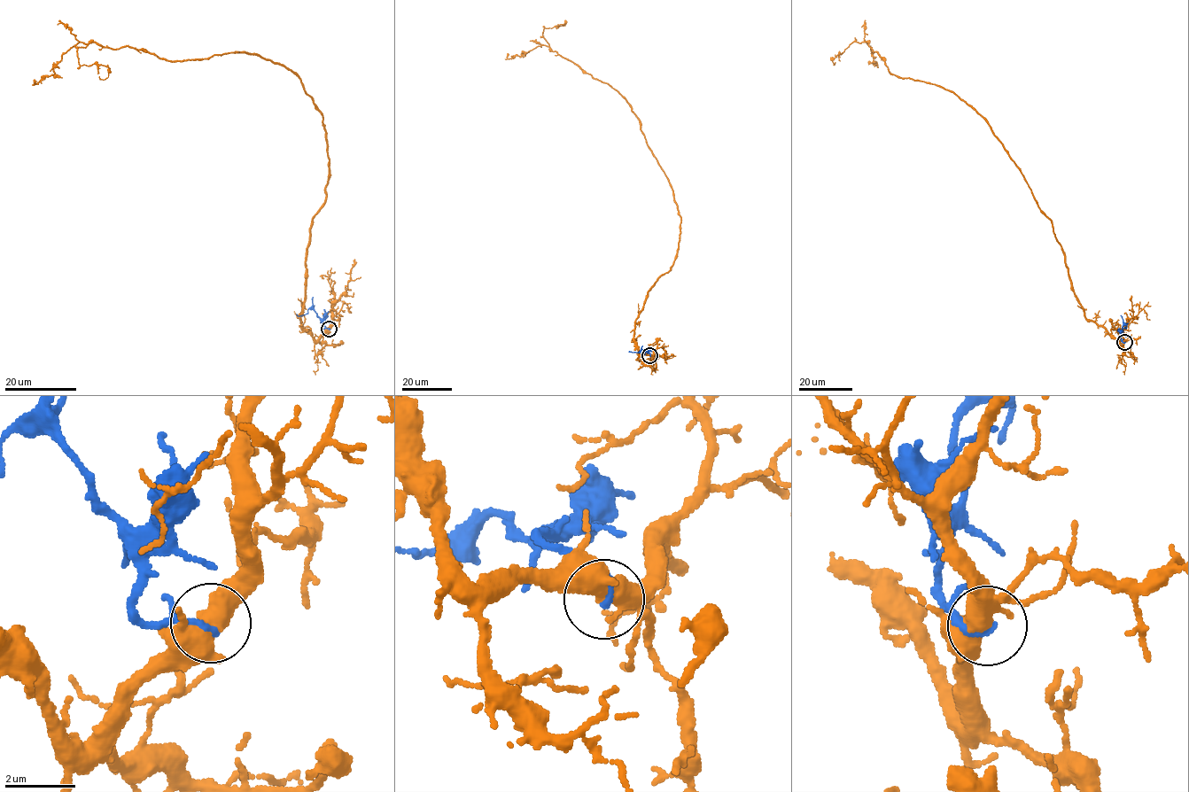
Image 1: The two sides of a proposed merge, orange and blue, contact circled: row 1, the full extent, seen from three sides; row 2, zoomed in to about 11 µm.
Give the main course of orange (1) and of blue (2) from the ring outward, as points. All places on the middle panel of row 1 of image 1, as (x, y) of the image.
1: (650, 356), (639, 353), (635, 322), (675, 259), (681, 218), (632, 106), (543, 36), (564, 22), (557, 25)
2: (650, 356), (641, 349), (628, 352)

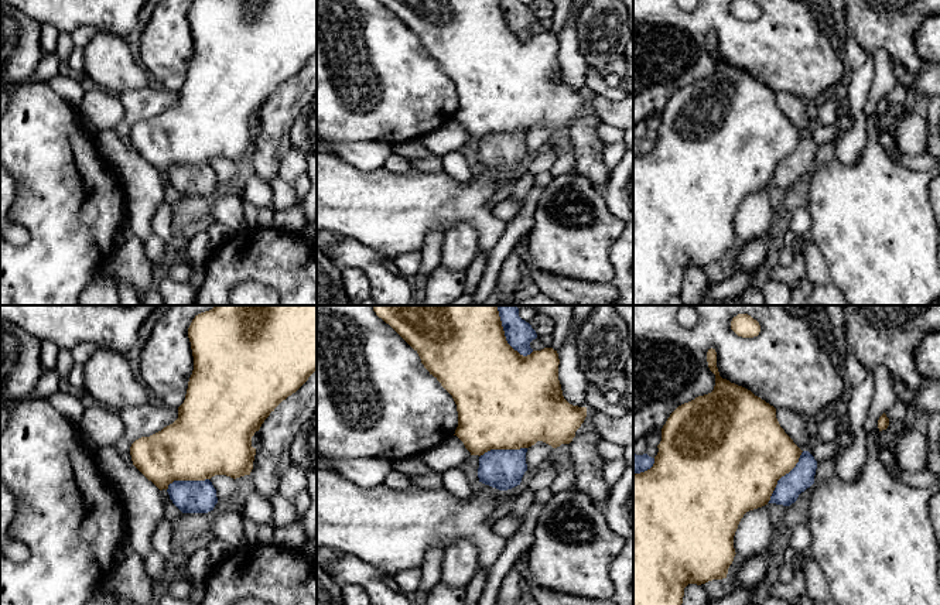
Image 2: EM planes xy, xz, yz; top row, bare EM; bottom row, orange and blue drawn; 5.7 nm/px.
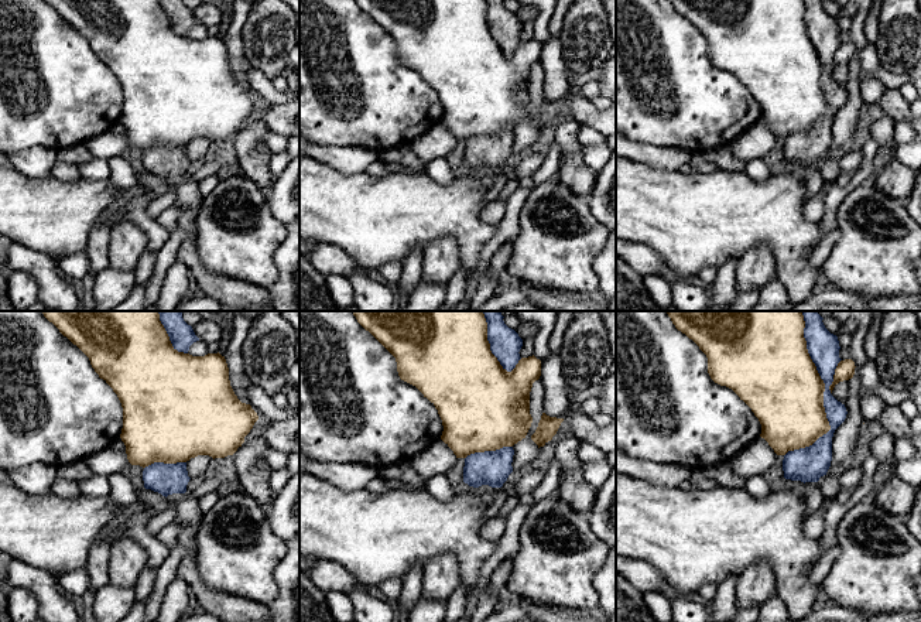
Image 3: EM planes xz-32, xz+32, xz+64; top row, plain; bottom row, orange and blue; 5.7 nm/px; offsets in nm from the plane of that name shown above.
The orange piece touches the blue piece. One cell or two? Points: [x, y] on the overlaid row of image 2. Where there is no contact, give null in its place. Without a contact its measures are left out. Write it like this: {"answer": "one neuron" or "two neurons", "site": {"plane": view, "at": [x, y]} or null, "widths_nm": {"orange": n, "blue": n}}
{"answer": "two neurons", "site": {"plane": "xz", "at": [503, 335]}, "widths_nm": {"orange": 500, "blue": 160}}

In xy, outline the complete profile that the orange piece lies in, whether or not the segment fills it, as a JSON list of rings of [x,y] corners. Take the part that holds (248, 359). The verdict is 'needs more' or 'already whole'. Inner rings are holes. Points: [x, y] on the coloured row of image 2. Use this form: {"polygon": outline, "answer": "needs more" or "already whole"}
{"polygon": [[[215,305],[195,315],[188,338],[194,370],[185,400],[178,407],[178,418],[158,433],[136,440],[130,447],[133,465],[160,491],[167,491],[174,481],[250,475],[256,455],[252,437],[270,413],[317,370],[317,305]]], "answer": "already whole"}

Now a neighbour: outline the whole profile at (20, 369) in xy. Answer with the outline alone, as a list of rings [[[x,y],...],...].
[[[0,318],[0,404],[30,397],[44,373],[41,341]]]

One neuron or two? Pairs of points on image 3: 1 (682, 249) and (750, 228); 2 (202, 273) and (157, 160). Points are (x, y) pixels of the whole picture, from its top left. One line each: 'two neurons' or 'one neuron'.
1: one neuron
2: one neuron

